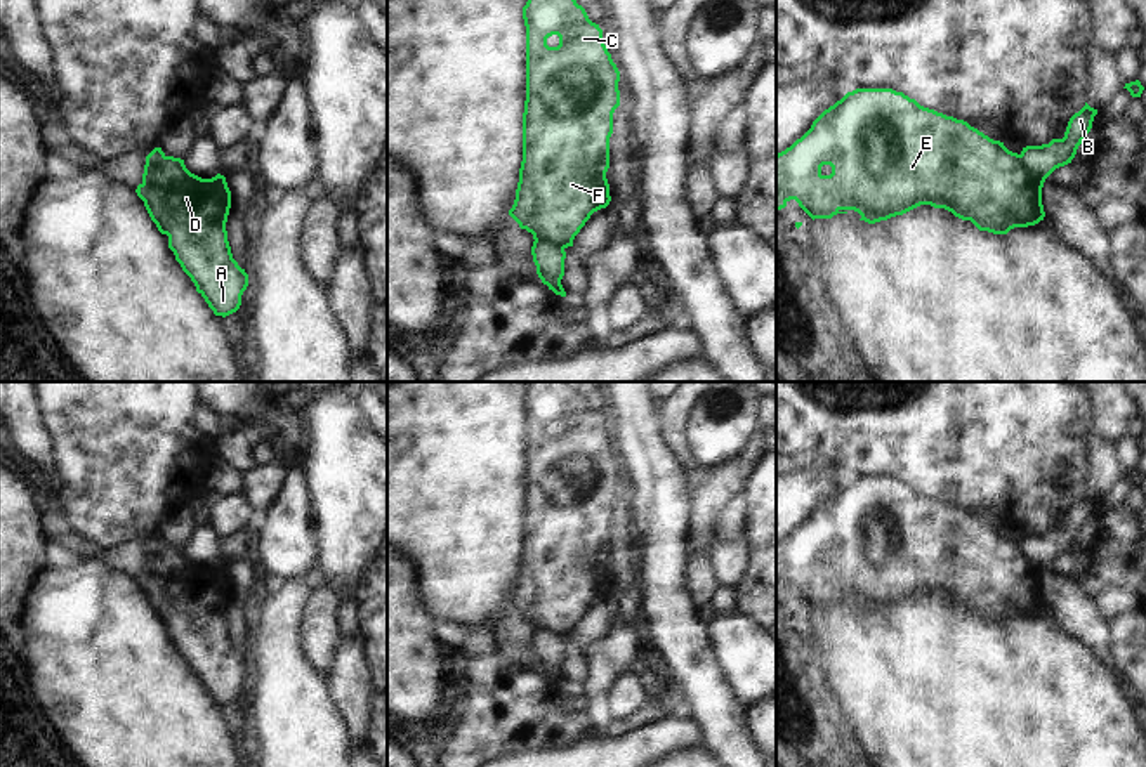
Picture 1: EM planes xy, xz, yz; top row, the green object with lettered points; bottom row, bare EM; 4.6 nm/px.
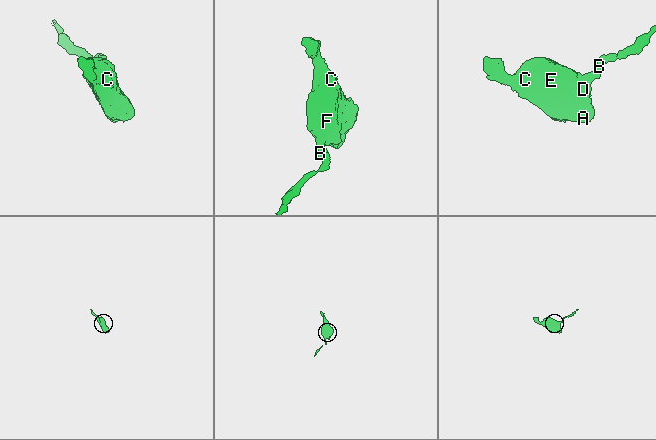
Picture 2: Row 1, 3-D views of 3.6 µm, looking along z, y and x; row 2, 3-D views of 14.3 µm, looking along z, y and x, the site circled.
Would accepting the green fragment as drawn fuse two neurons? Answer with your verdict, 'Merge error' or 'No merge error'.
Merge error

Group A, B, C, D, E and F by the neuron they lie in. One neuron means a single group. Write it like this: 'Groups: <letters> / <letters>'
Groups: A C D E F / B

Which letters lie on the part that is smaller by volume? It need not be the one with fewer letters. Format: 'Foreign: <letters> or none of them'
Foreign: B

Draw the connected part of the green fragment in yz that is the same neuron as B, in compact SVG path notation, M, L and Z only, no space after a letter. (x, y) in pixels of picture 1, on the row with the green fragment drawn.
M1085 106L1075 113L1066 127L1063 139L1052 139L1049 144L1026 146L1021 151L1021 160L1028 172L1045 182L1045 179L1059 167L1071 163L1078 146L1092 128L1097 109Z

